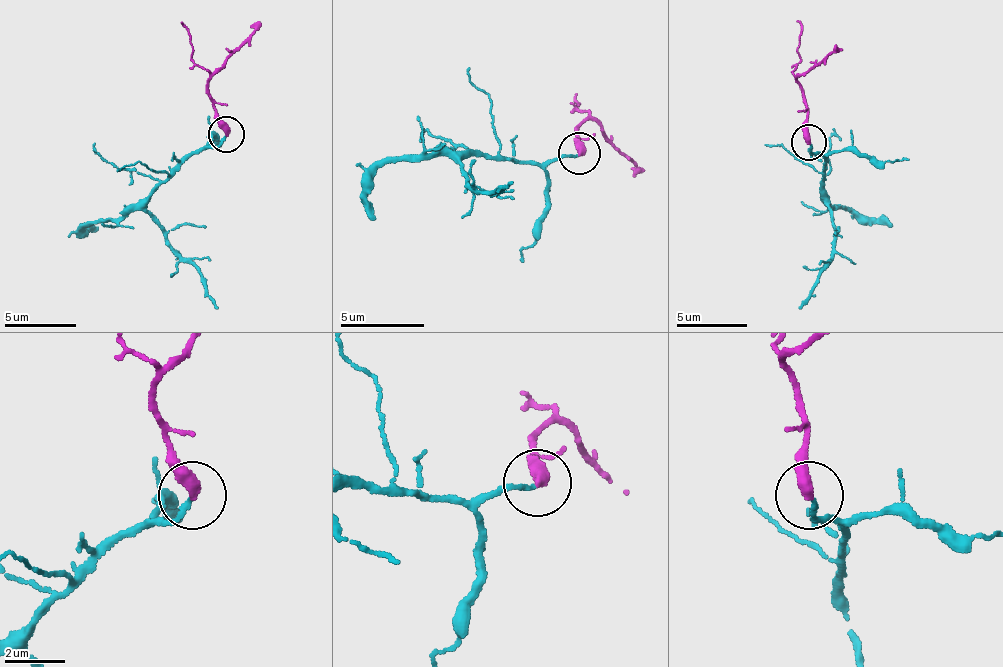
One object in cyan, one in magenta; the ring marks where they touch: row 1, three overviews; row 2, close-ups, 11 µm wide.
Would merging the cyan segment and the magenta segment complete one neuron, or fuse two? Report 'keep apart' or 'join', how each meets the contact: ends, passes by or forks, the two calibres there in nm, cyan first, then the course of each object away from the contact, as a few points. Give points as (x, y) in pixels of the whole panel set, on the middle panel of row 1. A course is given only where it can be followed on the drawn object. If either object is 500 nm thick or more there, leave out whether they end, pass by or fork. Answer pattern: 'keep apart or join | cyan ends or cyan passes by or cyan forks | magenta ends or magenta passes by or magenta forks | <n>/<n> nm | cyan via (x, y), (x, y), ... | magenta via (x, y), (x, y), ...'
join | cyan ends | magenta ends | 150/420 nm | cyan via (576, 152), (522, 165), (473, 154), (461, 161), (465, 183), (491, 192), (511, 183) | magenta via (580, 153), (585, 149), (577, 134), (585, 120), (635, 166), (632, 178)

